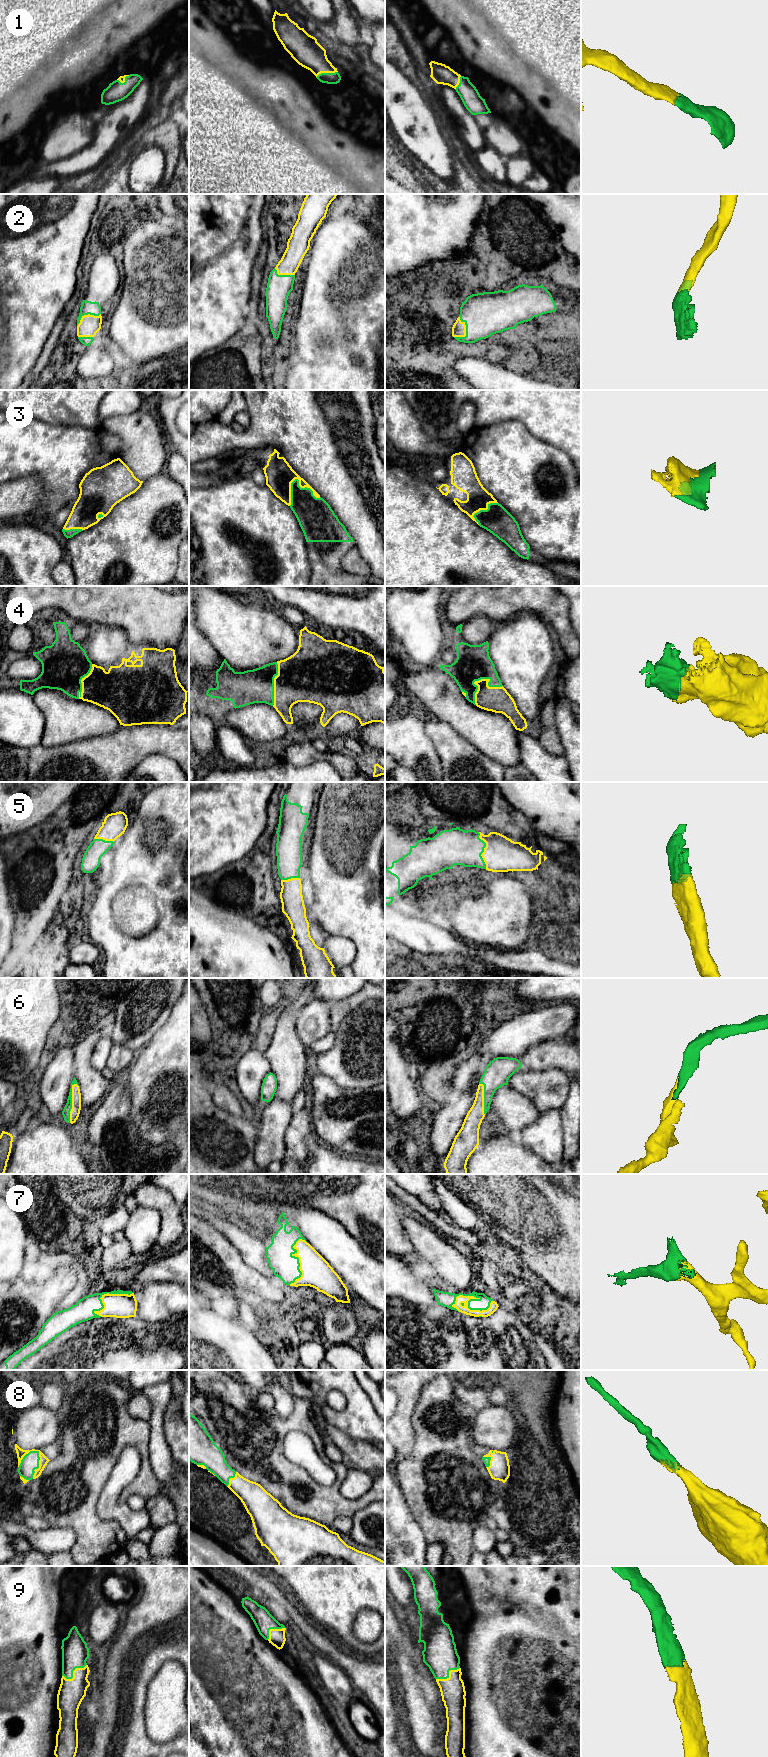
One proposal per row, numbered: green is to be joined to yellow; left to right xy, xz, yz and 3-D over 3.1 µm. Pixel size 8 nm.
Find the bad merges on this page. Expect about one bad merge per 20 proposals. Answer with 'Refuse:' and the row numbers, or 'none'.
Refuse: none

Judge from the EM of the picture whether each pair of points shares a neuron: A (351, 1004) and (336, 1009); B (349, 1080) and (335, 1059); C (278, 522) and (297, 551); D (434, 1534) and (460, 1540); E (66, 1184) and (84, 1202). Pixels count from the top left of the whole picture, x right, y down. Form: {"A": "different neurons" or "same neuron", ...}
{"A": "same neuron", "B": "same neuron", "C": "same neuron", "D": "same neuron", "E": "same neuron"}

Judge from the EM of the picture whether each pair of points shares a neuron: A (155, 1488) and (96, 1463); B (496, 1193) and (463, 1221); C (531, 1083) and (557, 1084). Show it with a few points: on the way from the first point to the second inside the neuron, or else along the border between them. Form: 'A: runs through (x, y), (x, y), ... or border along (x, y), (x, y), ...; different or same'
A: runs through (145, 1467), (143, 1450), (135, 1442), (117, 1445); same
B: border along (457, 1196), (473, 1210), (485, 1225); different
C: runs through (537, 1084), (551, 1084); same

